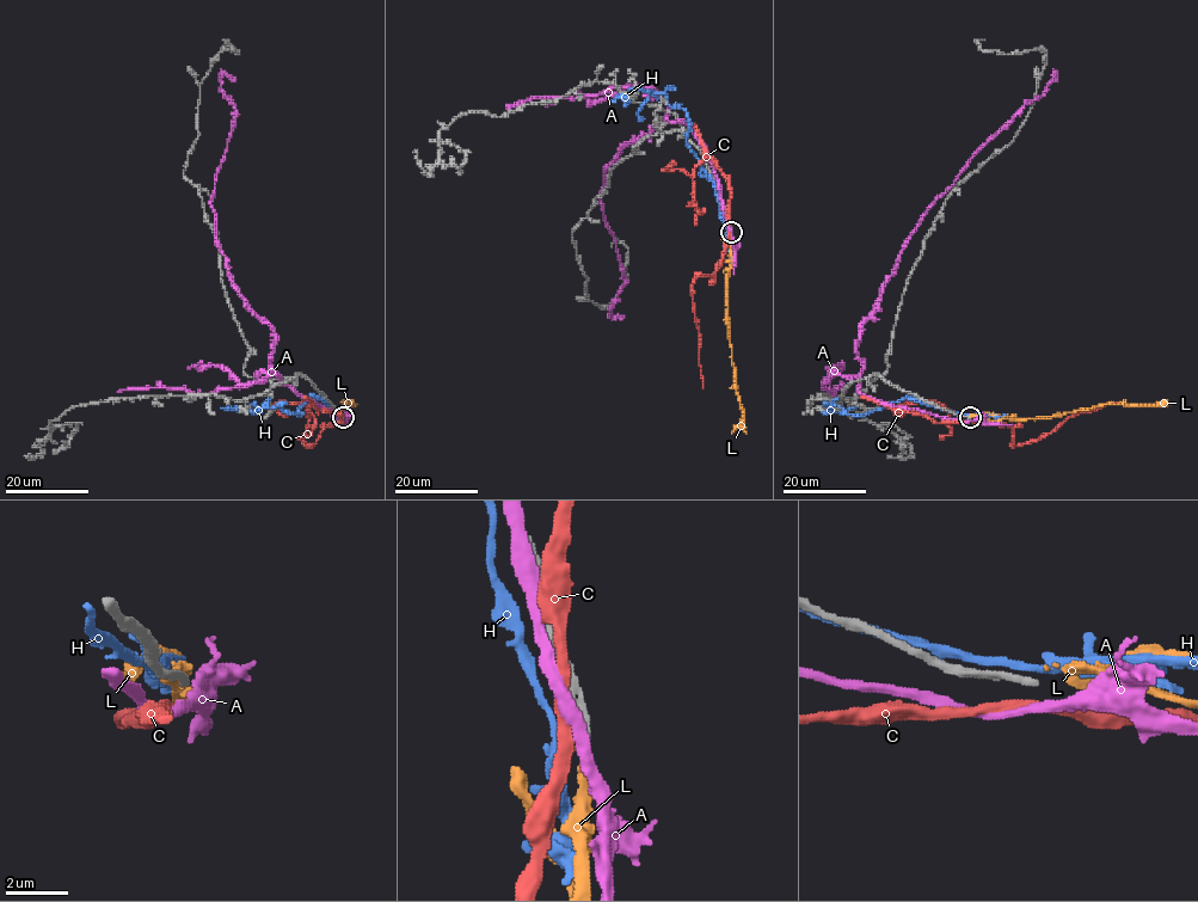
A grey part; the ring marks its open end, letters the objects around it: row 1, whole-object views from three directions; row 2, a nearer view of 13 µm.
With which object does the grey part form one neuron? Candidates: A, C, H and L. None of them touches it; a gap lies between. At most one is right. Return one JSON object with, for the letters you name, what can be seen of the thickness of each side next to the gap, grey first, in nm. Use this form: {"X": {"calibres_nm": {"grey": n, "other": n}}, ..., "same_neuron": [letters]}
{"same_neuron": []}

